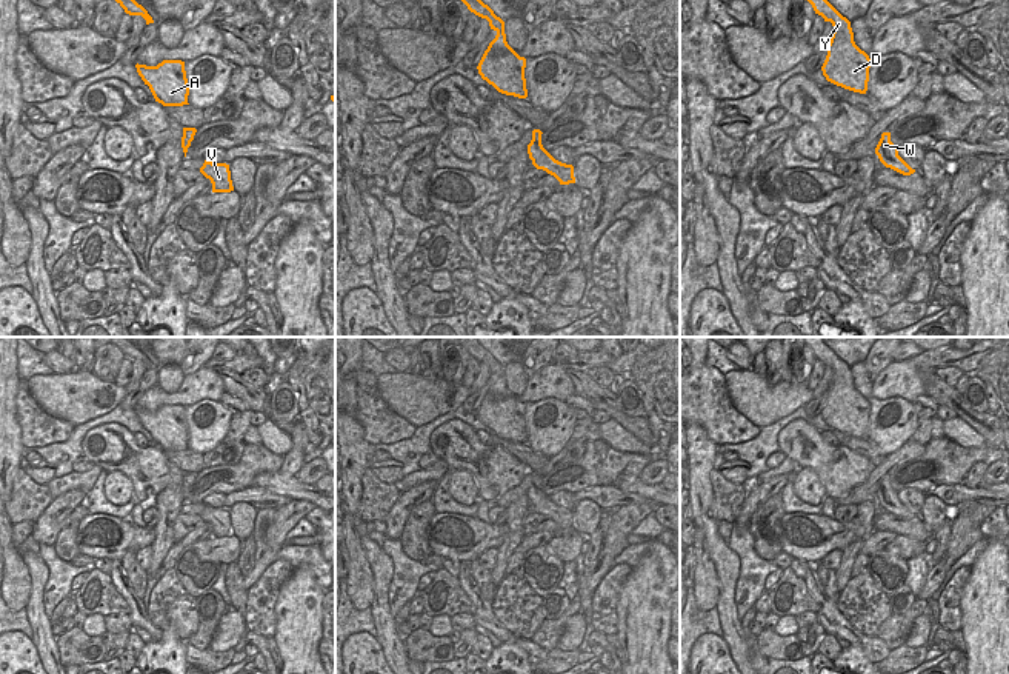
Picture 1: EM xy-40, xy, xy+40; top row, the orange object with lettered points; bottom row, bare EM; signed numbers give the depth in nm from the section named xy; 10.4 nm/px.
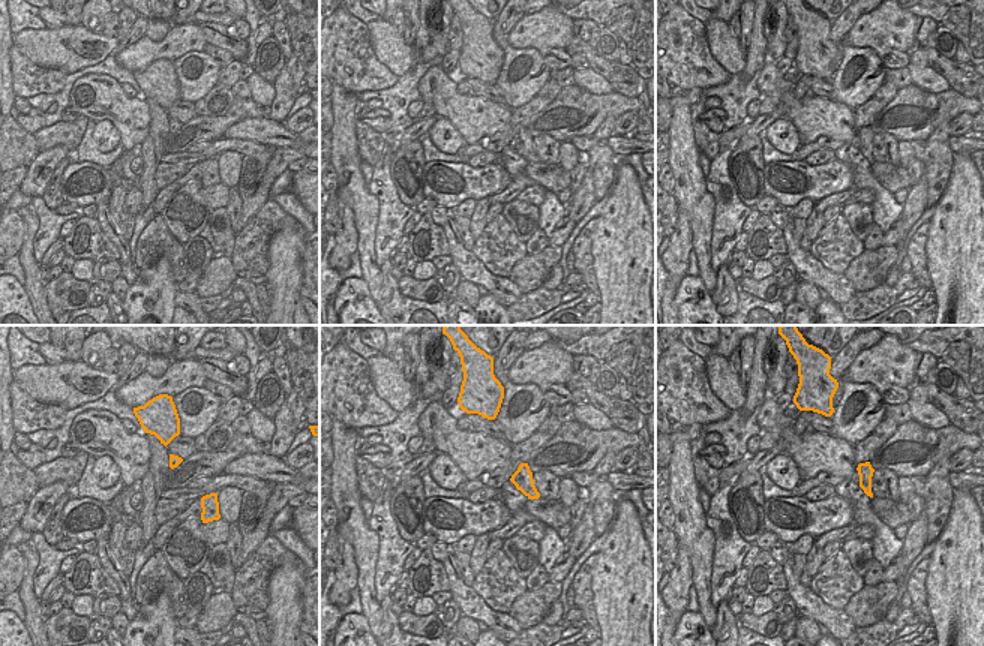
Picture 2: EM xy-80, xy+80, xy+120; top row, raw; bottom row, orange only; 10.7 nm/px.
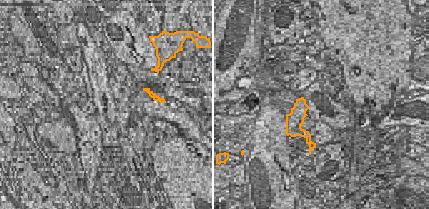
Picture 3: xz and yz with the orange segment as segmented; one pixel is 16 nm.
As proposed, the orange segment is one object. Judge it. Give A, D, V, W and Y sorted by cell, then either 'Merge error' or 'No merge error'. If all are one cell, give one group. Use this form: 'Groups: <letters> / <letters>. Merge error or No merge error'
Groups: A D V W Y. No merge error.

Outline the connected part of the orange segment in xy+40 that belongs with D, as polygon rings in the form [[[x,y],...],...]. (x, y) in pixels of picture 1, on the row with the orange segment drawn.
[[[808,0],[815,14],[831,22],[834,32],[828,45],[828,55],[821,66],[828,82],[844,89],[866,94],[871,58],[854,42],[851,22],[843,17],[828,0]]]

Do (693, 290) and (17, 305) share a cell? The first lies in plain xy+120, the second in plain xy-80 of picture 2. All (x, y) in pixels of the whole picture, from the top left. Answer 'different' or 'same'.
same

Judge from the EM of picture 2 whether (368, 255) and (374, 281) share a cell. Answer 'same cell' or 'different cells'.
same cell

